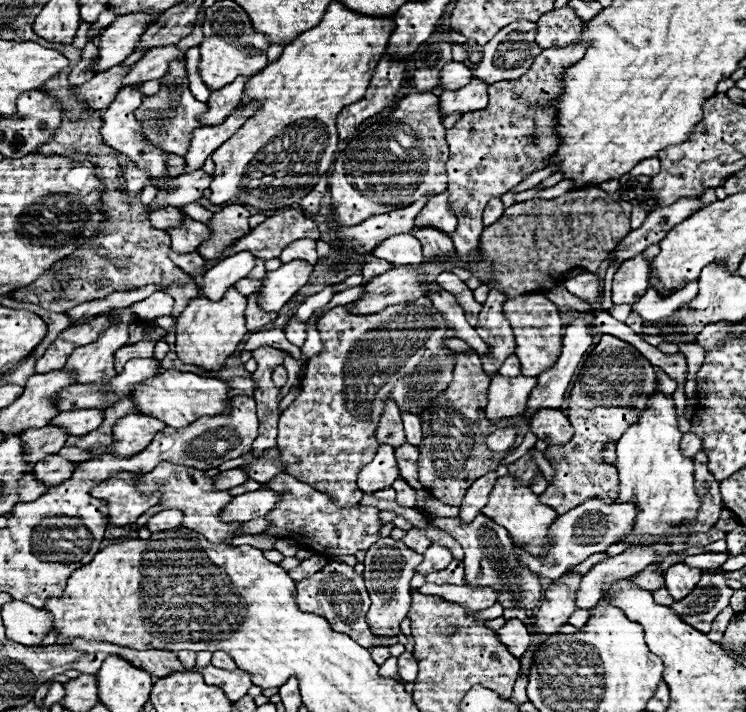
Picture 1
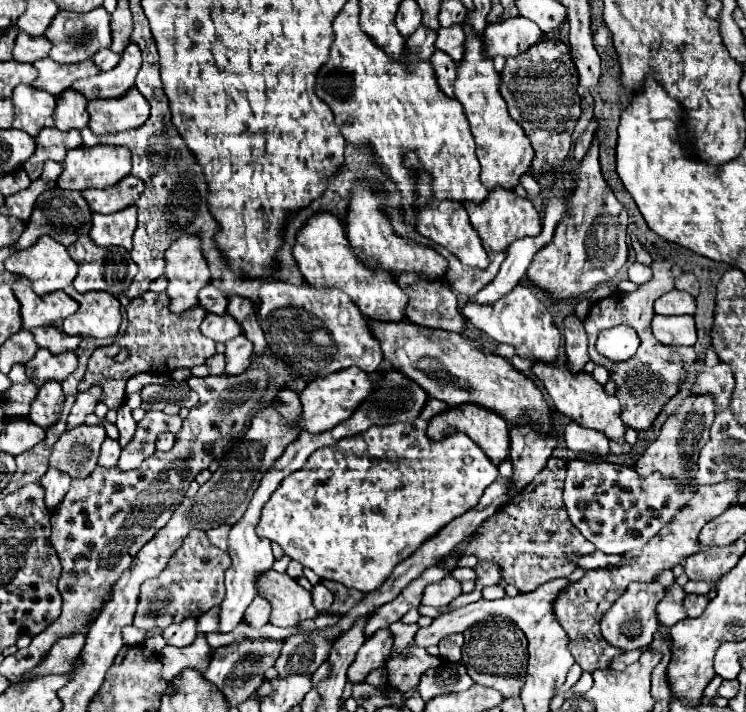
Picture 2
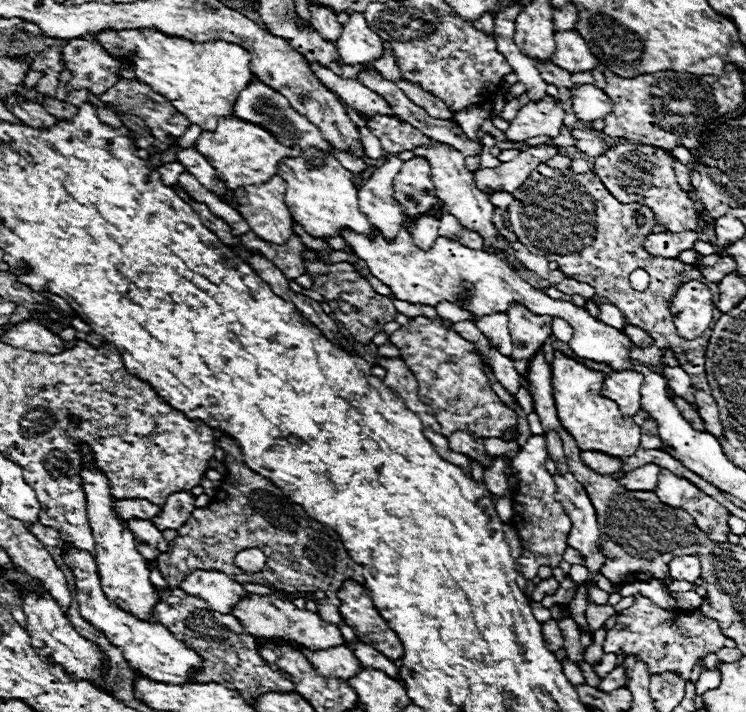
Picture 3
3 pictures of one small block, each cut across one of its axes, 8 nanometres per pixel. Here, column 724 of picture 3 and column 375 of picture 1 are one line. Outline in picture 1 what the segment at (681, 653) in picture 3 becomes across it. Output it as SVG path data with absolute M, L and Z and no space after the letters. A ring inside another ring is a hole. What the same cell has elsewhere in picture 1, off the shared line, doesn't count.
M328 562L316 574L296 582L296 604L304 612L312 612L312 614L326 618L332 630L340 634L348 634L352 640L360 642L360 646L364 648L370 648L372 642L376 640L388 640L388 638L376 638L370 634L370 626L366 624L366 612L370 608L370 598L364 588L364 580L362 576L354 572L352 566L344 562Z

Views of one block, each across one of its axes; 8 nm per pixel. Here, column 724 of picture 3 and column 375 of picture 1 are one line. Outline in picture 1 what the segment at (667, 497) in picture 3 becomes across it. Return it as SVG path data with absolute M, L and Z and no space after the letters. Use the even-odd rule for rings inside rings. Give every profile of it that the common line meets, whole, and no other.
M278 474L270 482L266 482L262 488L270 488L280 494L276 506L264 516L270 526L264 534L276 536L276 538L290 538L300 546L308 546L324 556L334 554L356 554L356 550L368 550L378 540L380 532L380 510L372 506L352 506L352 508L338 508L330 502L328 496L312 490L308 484L298 482L296 478L288 474Z

